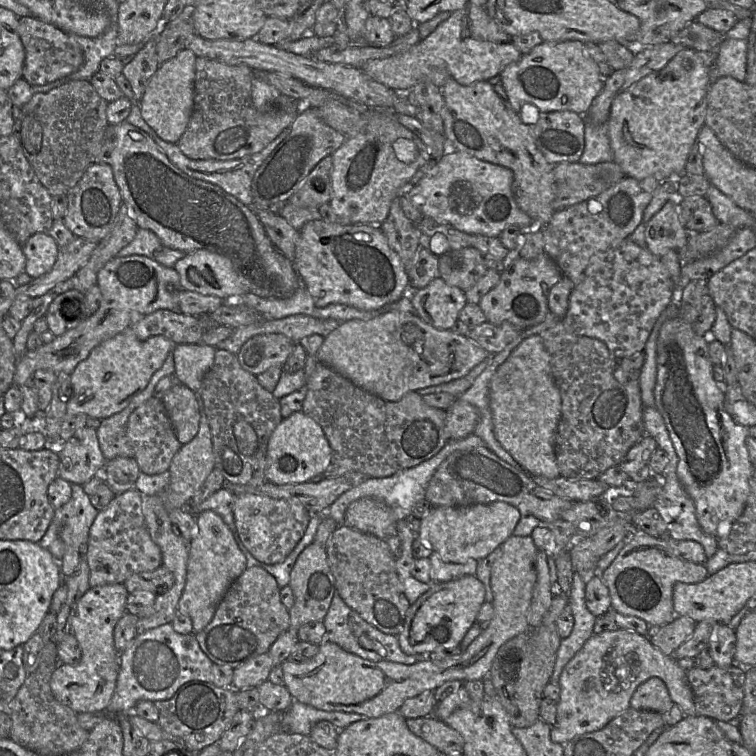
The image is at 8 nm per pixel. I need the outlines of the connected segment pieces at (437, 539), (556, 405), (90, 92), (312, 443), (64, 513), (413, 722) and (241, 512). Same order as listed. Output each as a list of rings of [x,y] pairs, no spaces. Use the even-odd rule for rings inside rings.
[[[501,501],[457,507],[431,506],[426,515],[420,519],[420,530],[416,538],[426,543],[442,561],[464,563],[469,559],[480,560],[501,546],[513,535],[519,519],[518,509]]]
[[[540,335],[524,339],[492,376],[489,386],[493,431],[501,446],[530,476],[560,476],[554,451],[561,419],[561,394]]]
[[[70,80],[48,92],[34,93],[31,100],[19,110],[14,120],[14,135],[32,166],[41,184],[51,196],[67,195],[82,177],[86,168],[95,163],[105,130],[110,125],[107,120],[108,102],[104,100],[88,80]]]
[[[302,411],[294,412],[278,424],[269,438],[265,477],[274,484],[309,482],[322,474],[331,459],[331,447],[322,428]]]
[[[70,483],[70,500],[55,509],[53,520],[38,544],[57,560],[66,550],[78,550],[88,542],[90,528],[99,511],[91,504],[81,485]]]
[[[432,715],[408,718],[410,731],[434,746],[442,755],[462,754],[464,739],[459,732]]]
[[[265,495],[235,496],[233,516],[237,534],[245,548],[258,561],[277,564],[293,551],[310,522],[310,514],[298,499],[274,499]]]

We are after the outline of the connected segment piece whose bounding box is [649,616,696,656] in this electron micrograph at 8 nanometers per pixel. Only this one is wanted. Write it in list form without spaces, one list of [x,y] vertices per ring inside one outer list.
[[[687,616],[677,618],[660,628],[649,627],[649,640],[663,654],[670,656],[693,633],[696,622]]]

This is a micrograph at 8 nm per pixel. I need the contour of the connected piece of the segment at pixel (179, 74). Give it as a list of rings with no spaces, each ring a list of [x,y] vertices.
[[[183,48],[173,58],[159,65],[150,78],[142,99],[137,103],[145,122],[166,142],[177,143],[185,132],[194,107],[195,61],[197,56],[191,50]]]

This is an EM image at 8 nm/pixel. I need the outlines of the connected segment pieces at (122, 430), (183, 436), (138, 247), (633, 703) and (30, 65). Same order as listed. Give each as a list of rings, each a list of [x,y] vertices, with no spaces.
[[[173,351],[169,353],[162,367],[151,377],[146,388],[139,393],[121,412],[101,420],[96,429],[99,446],[106,461],[116,457],[134,457],[134,452],[128,443],[126,426],[131,413],[153,397],[157,383],[164,377],[174,375],[175,364]]]
[[[179,384],[162,398],[167,414],[182,445],[190,442],[199,430],[199,405],[195,392]]]
[[[137,228],[134,239],[118,253],[118,257],[132,255],[146,256],[162,266],[174,268],[176,262],[187,253],[163,245],[160,239],[150,230]]]
[[[651,677],[641,683],[630,699],[630,707],[636,710],[664,713],[673,702],[665,683],[658,677]]]
[[[30,16],[20,17],[18,34],[25,50],[22,78],[31,86],[41,86],[64,78],[76,72],[84,63],[83,50],[73,36],[54,25]]]

